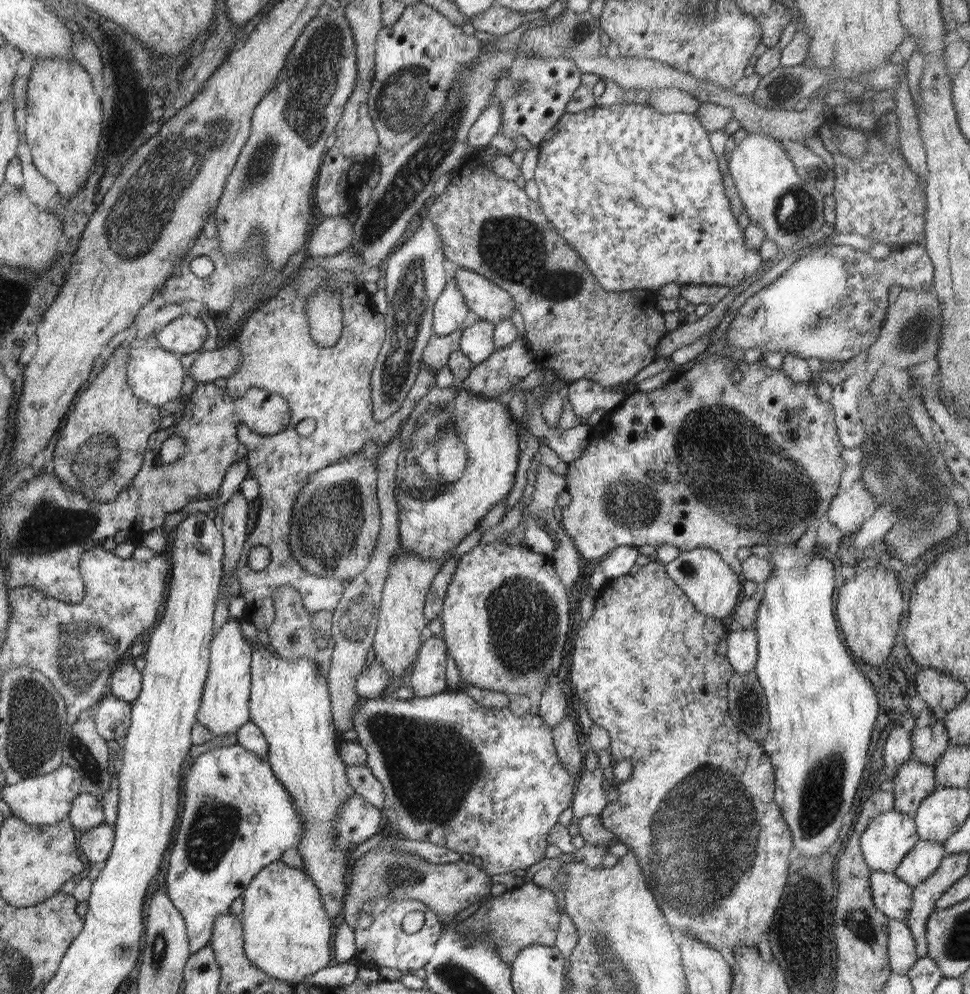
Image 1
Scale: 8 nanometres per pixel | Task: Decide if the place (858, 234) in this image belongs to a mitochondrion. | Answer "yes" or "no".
no

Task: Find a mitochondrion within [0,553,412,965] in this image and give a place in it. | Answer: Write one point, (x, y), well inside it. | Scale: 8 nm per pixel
(33, 711)

